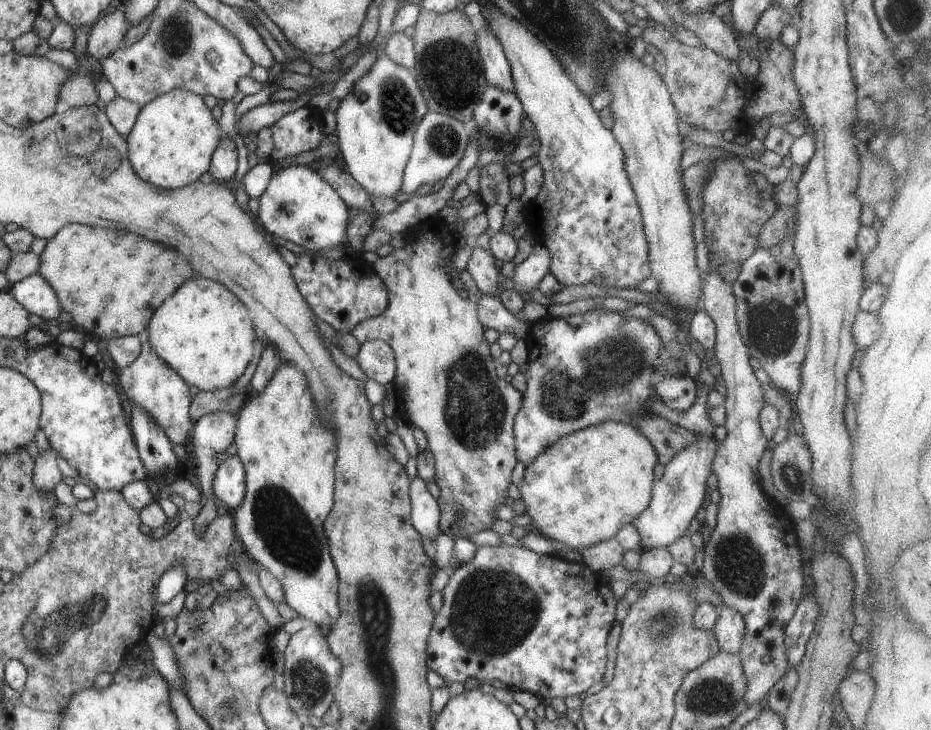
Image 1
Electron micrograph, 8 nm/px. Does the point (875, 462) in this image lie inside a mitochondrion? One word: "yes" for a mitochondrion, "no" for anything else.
no

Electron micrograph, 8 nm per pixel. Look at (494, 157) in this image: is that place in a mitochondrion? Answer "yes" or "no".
no

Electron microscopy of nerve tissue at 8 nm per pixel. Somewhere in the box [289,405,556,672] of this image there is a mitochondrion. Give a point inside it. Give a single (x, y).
(478, 621)

